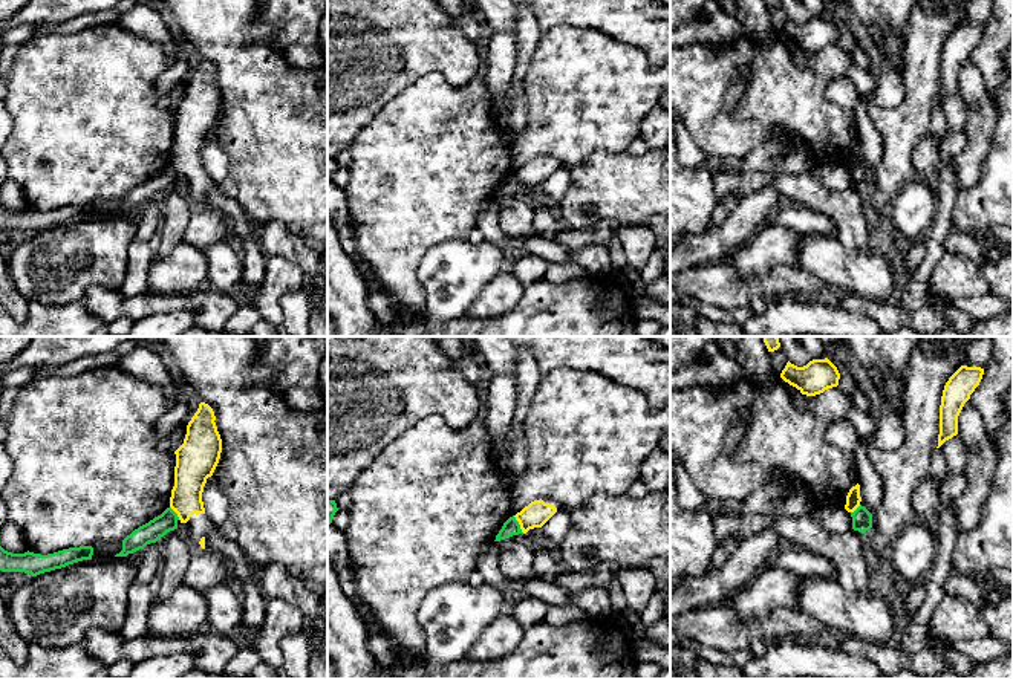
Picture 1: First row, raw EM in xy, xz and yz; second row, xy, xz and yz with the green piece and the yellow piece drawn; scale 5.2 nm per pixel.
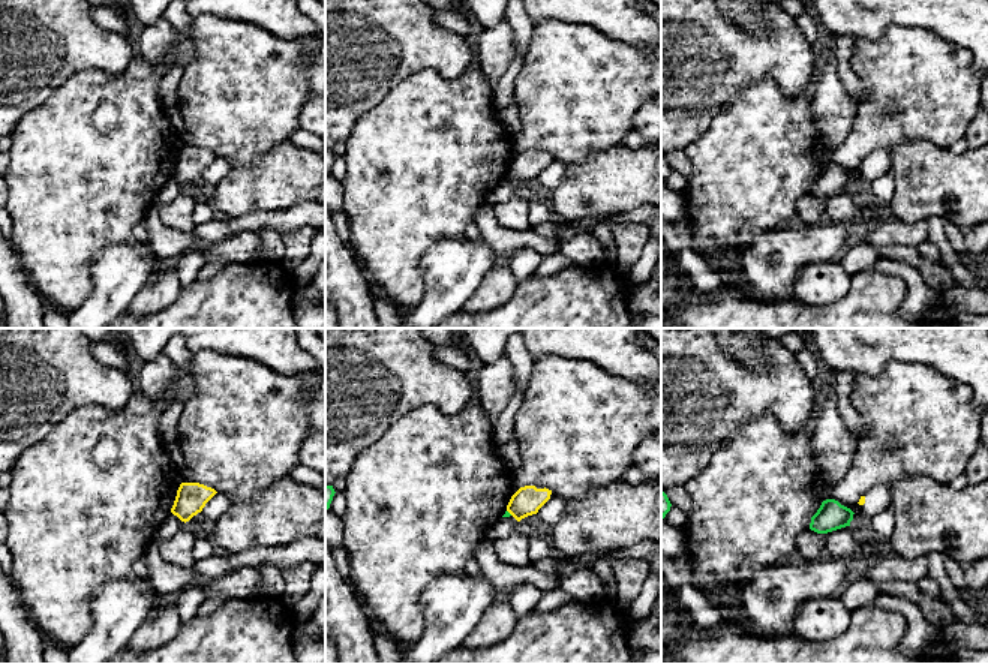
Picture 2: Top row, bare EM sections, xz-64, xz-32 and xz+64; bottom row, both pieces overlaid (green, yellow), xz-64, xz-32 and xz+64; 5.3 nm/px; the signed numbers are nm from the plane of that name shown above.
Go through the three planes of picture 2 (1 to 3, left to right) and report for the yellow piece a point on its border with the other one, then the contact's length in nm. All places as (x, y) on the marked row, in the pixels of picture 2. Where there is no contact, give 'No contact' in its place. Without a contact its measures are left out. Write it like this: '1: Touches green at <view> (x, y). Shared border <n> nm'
1: No contact
2: Touches green at xz-32 (508, 513). Shared border 40 nm
3: No contact

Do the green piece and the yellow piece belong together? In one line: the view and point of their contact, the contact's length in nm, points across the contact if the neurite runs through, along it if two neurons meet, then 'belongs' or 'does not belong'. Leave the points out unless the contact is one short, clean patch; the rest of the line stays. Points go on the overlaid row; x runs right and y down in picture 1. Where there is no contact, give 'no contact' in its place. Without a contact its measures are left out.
contact xz (519, 525); length 110 nm; border xz (513, 516), (524, 532); does not belong

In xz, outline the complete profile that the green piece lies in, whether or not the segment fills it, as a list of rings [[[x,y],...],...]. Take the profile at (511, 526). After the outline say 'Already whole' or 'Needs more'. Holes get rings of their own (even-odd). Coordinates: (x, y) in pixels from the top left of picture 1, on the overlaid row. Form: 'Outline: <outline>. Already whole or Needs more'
Outline: [[[510,517],[502,529],[499,531],[499,534],[496,535],[496,540],[494,541],[500,541],[500,540],[505,540],[505,538],[510,538],[513,535],[519,535],[519,534],[523,534],[522,529],[520,529],[520,525],[519,521],[516,520],[516,517]]]. Already whole

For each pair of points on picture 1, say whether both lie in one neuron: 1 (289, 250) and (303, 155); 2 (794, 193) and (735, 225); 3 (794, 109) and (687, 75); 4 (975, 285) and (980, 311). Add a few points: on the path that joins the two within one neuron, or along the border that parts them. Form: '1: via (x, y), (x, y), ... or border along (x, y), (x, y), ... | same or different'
1: border along (257, 228), (270, 222), (282, 222), (303, 237) | different
2: border along (768, 185), (787, 202) | different
3: via (765, 109), (753, 121), (726, 121), (709, 104) | same
4: border along (989, 291), (980, 295), (960, 297), (952, 306) | different

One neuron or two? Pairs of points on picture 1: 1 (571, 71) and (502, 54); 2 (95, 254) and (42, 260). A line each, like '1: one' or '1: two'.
1: two
2: one

